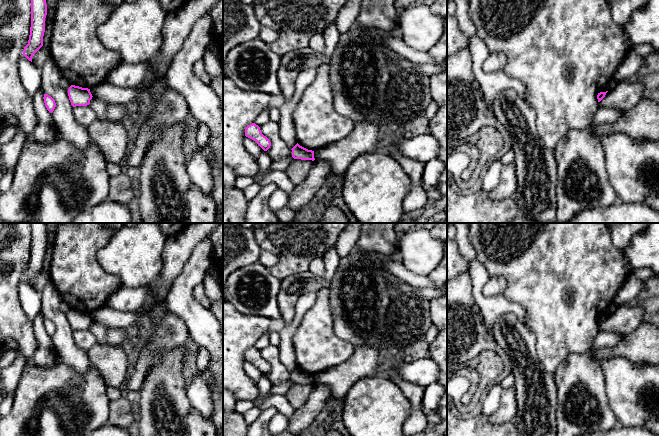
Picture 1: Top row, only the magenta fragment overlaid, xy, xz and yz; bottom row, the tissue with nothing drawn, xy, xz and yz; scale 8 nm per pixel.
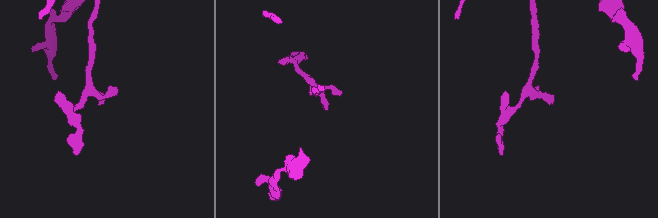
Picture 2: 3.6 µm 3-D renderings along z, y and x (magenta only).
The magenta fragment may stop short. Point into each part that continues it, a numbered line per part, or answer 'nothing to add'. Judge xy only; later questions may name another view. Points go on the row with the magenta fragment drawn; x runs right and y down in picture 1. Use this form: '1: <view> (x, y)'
nothing to add

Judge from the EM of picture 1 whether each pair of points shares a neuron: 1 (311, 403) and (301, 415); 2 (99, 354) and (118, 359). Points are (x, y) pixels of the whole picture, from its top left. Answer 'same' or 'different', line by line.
1: same
2: same

